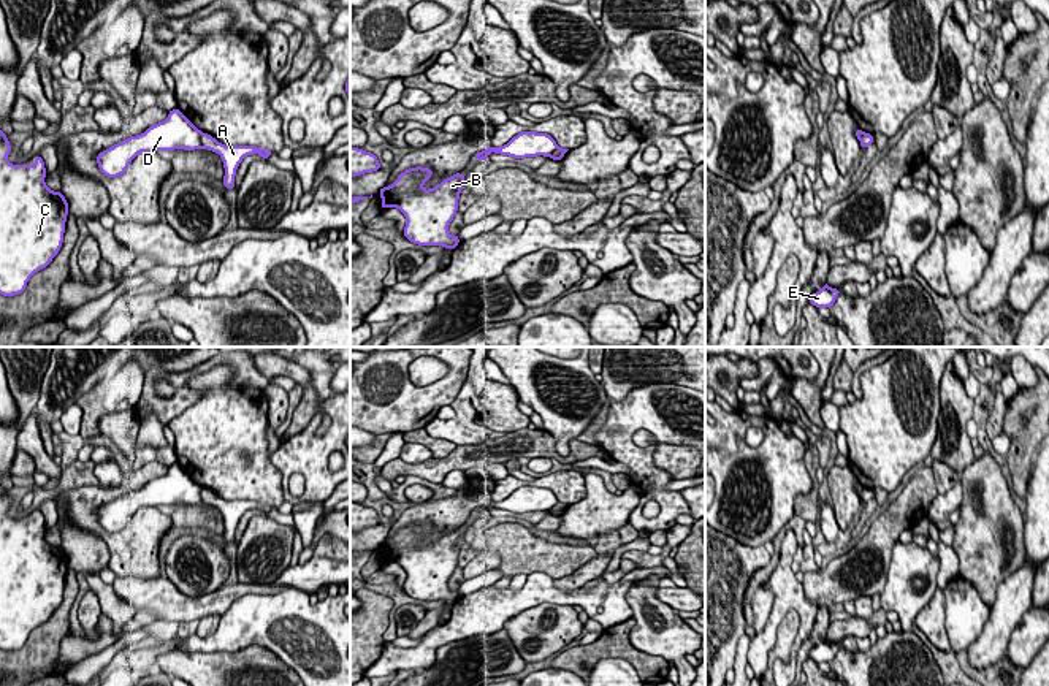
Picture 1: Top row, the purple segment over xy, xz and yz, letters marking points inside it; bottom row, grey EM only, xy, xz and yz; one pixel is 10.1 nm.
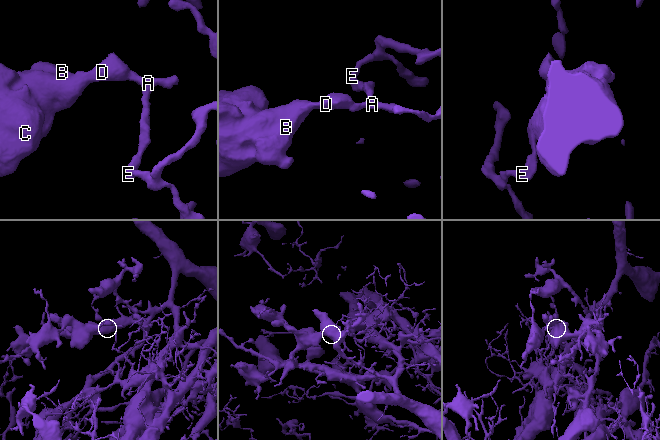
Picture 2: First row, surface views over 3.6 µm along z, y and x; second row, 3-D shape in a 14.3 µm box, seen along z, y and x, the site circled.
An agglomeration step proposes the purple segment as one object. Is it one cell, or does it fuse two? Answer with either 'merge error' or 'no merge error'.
merge error

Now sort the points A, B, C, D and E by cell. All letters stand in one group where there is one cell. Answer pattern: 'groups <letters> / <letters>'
groups A E / B C D

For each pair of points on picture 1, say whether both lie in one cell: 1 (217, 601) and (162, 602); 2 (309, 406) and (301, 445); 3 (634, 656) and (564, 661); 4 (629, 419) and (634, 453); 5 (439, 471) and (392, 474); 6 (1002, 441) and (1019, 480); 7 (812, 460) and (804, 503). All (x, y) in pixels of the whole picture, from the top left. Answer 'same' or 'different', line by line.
1: same
2: different
3: same
4: same
5: same
6: different
7: same

